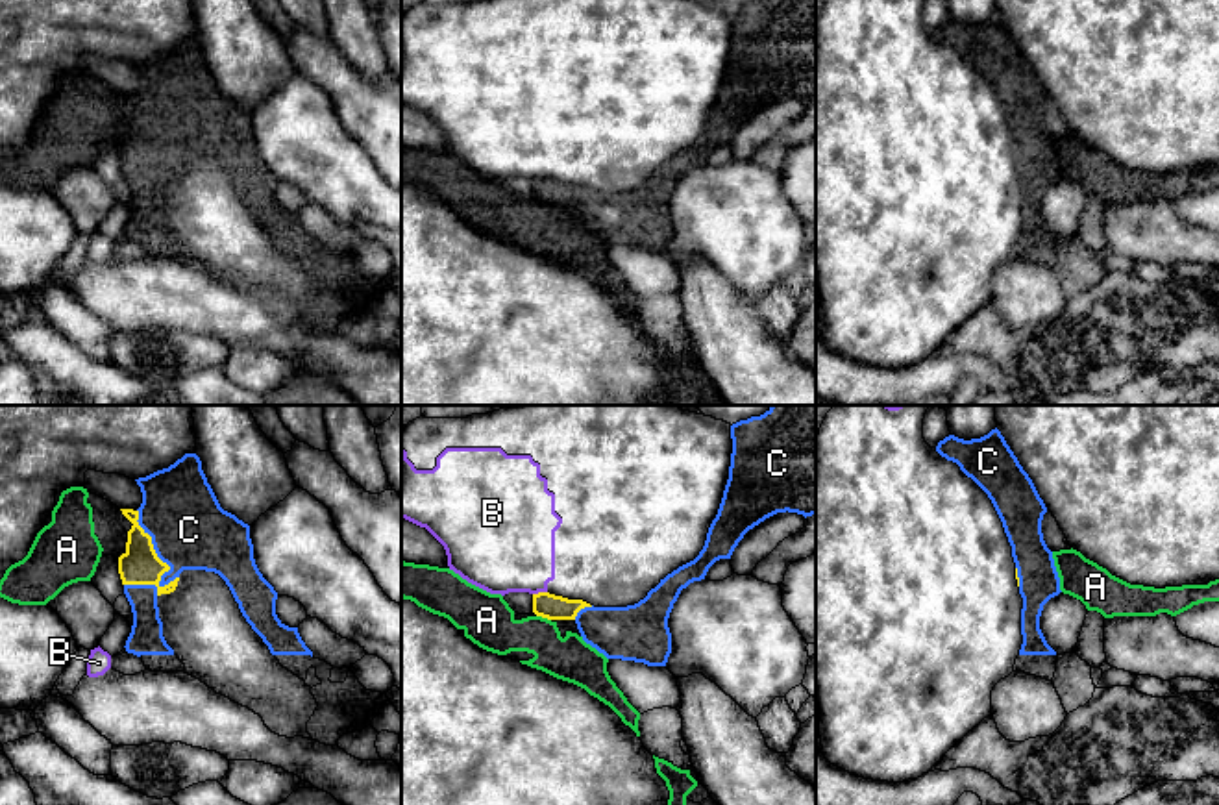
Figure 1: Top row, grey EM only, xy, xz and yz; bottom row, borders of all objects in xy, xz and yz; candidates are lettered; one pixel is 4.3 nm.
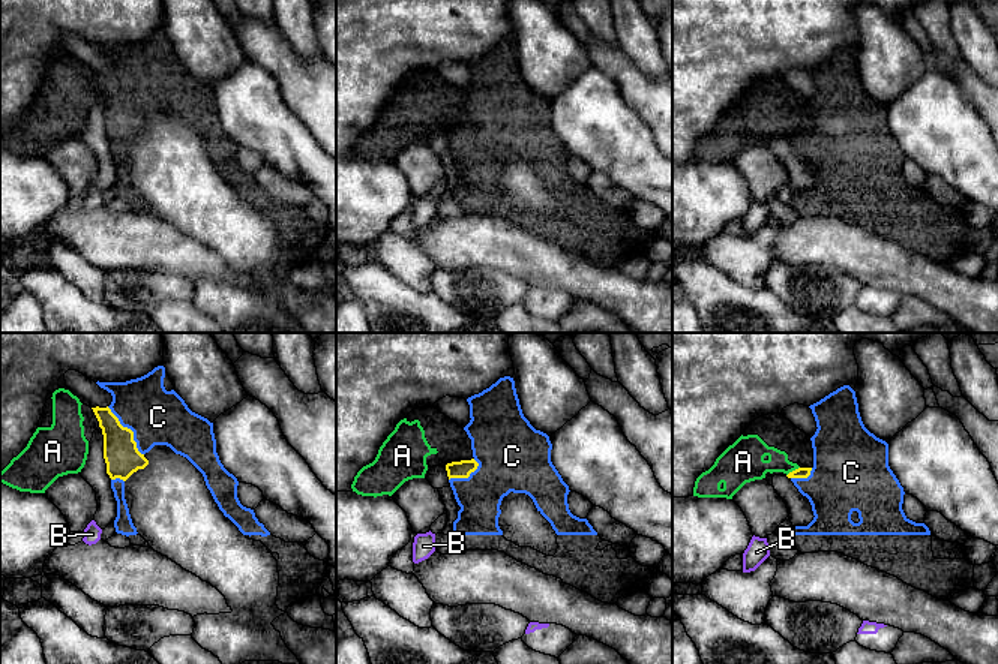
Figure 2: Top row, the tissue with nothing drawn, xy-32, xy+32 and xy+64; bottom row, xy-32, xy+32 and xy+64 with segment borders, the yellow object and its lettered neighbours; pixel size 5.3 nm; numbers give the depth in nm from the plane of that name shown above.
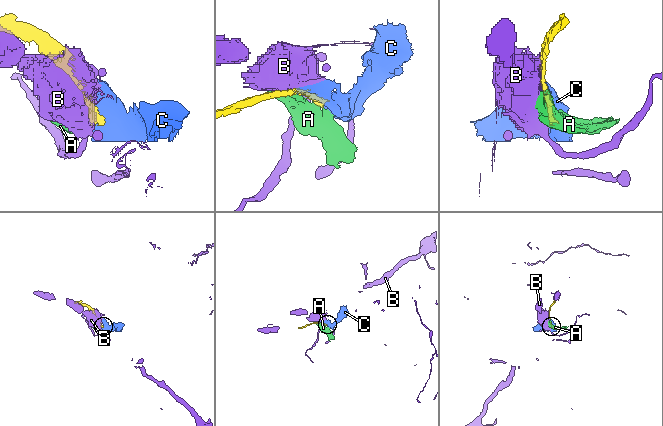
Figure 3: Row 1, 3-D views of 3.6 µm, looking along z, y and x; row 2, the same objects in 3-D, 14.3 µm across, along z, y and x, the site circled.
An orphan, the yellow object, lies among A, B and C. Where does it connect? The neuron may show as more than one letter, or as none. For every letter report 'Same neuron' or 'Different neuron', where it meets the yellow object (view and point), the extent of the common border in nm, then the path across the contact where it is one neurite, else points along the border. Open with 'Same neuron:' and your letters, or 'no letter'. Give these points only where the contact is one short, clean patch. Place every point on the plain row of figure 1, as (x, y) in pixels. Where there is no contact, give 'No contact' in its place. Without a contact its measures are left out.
Same neuron: C
A: Different neuron. Touches yellow at xz (544, 202). Shared border 70 nm. Boundary: xz (537, 200), (550, 206)
B: Different neuron. Touches yellow at xz (539, 178). Shared border 70 nm
C: Same neuron. Touches yellow at xy (154, 137). Shared border 380 nm

